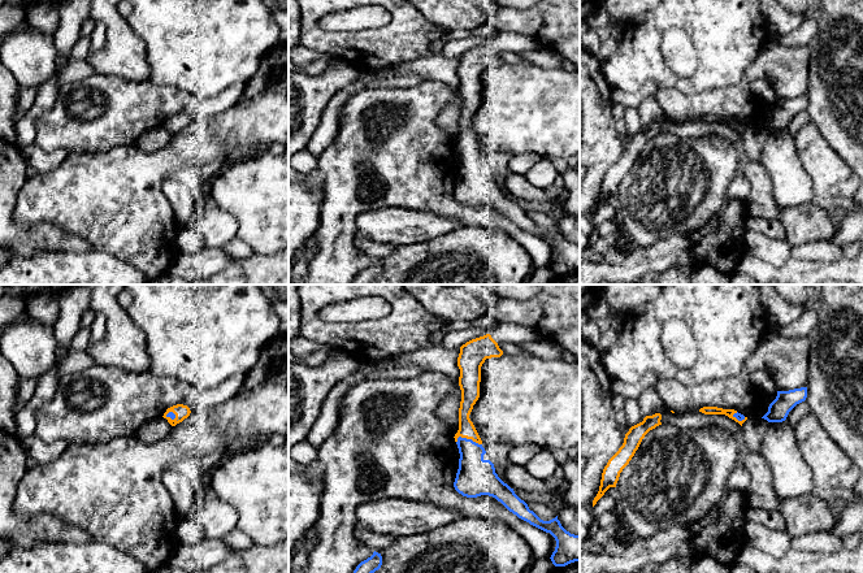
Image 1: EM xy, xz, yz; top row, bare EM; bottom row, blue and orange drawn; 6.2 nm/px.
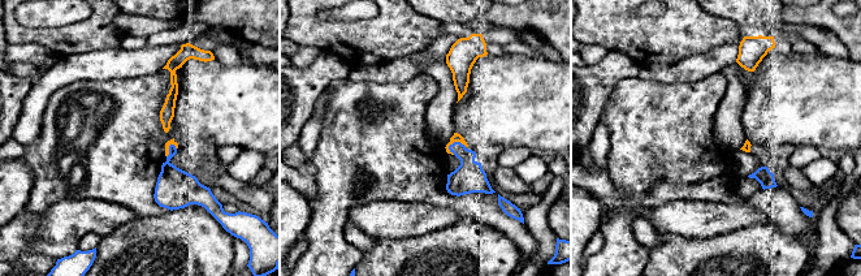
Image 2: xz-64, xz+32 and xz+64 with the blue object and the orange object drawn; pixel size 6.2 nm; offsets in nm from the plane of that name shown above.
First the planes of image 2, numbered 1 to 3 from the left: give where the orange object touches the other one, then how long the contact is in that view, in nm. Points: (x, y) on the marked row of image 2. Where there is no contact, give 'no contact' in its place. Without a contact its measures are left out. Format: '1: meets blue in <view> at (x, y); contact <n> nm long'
1: meets blue in xz-64 at (169, 150); contact 100 nm long
2: meets blue in xz+32 at (455, 142); contact 120 nm long
3: no contact

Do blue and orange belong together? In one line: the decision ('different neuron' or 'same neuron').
same neuron

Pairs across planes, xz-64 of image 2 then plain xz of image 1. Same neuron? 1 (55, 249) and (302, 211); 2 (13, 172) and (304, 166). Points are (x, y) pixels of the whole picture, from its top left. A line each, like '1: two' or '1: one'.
1: two
2: two

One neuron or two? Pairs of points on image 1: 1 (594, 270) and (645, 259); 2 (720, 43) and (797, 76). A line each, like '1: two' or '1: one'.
1: one
2: two

